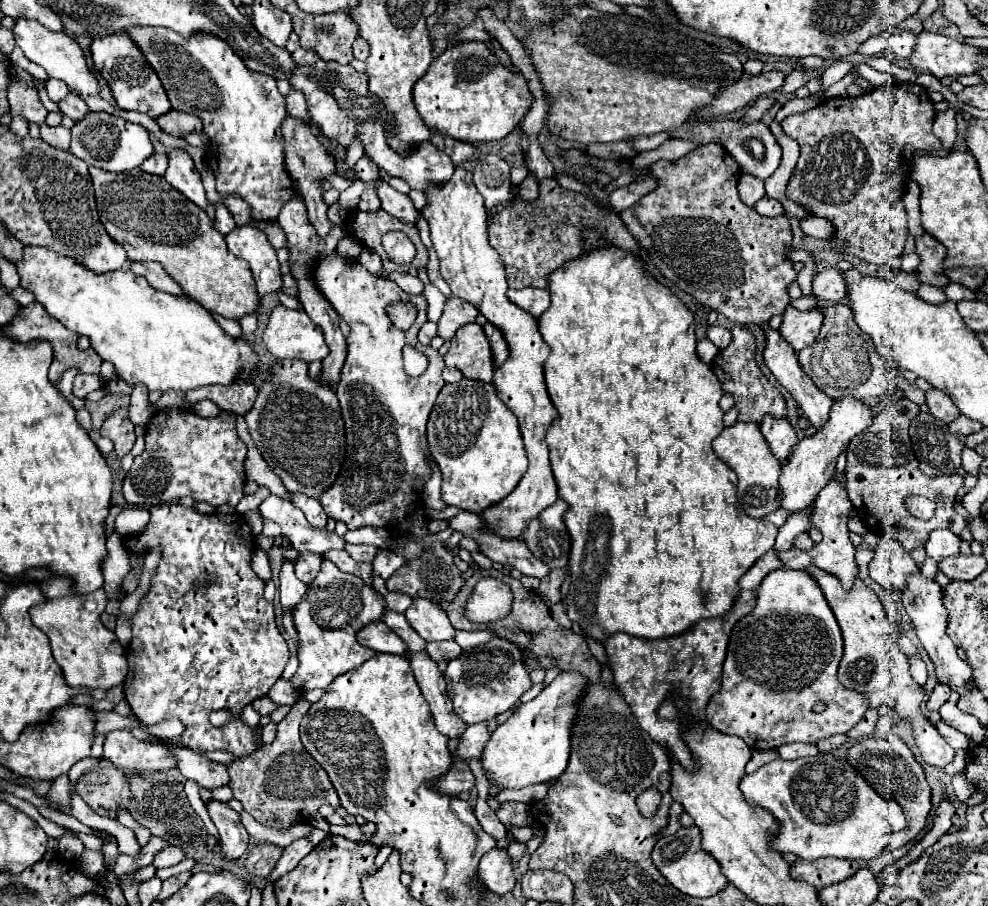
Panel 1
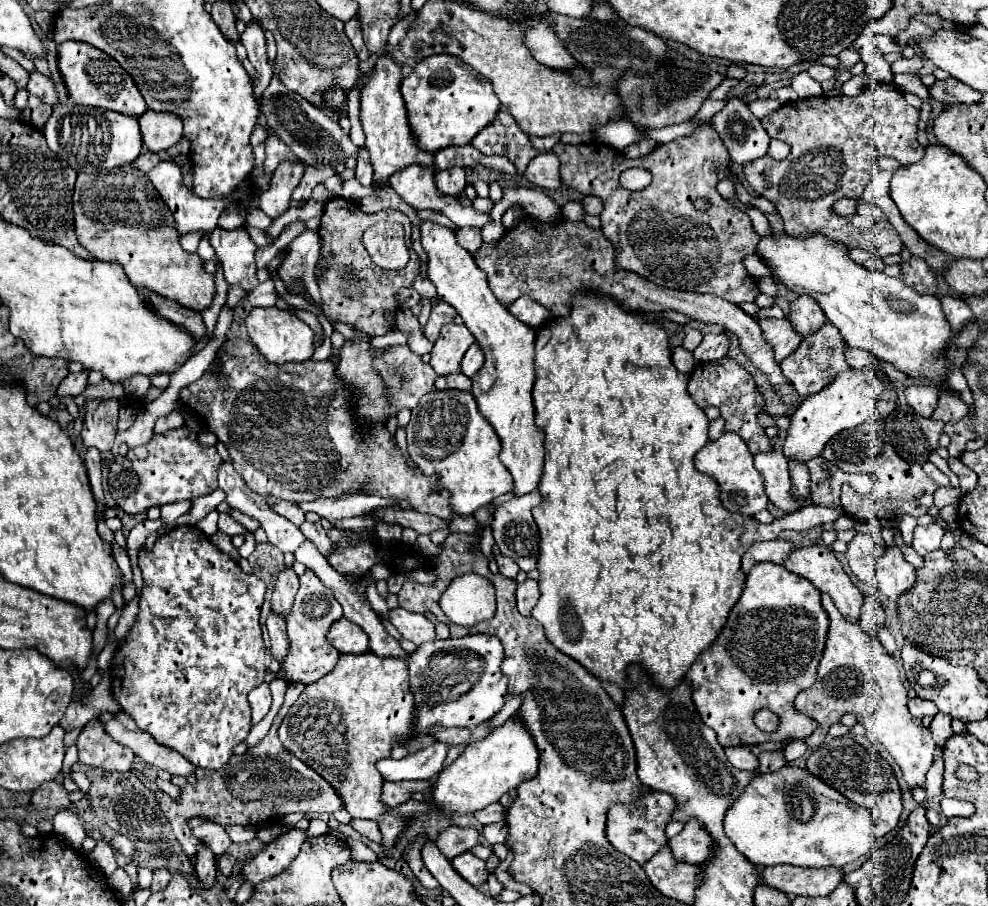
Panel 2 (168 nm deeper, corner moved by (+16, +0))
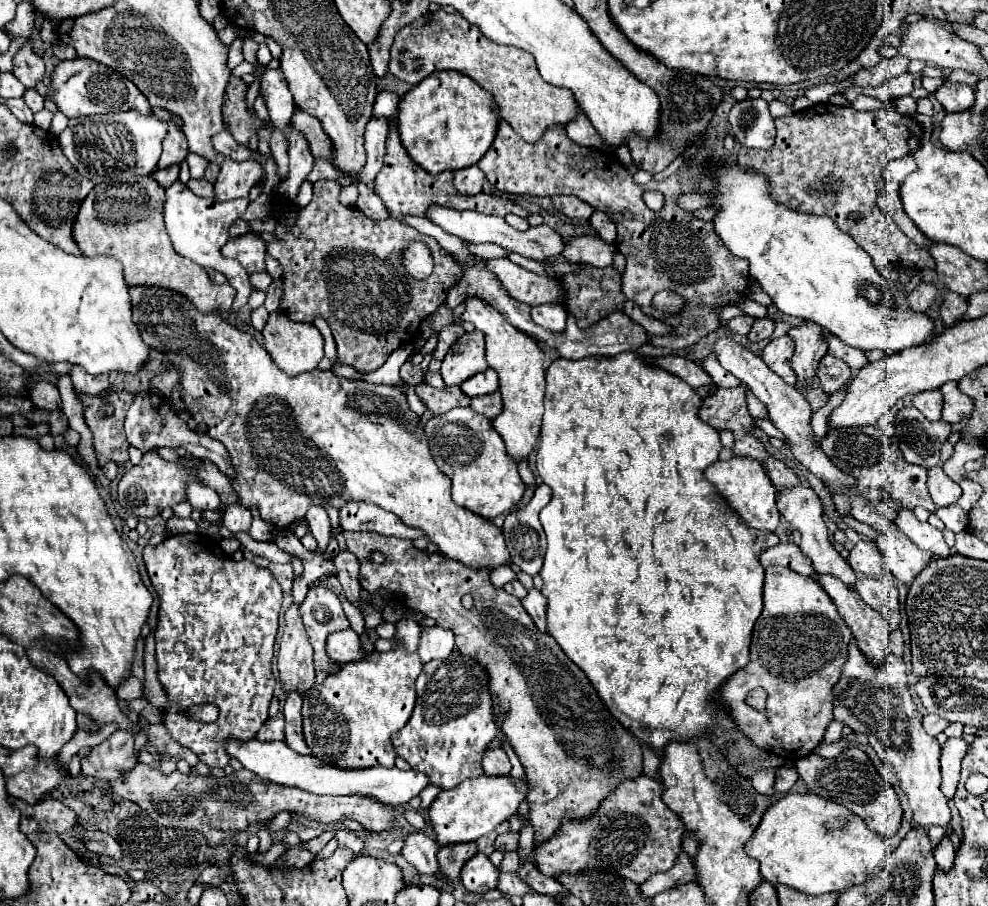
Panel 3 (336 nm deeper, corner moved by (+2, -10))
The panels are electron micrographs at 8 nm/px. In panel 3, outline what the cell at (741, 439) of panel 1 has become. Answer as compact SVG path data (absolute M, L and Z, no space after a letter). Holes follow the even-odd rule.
M734 455L728 461L718 459L704 471L704 475L722 493L722 497L730 503L730 507L734 507L740 513L740 517L750 527L766 529L766 531L776 529L776 525L780 521L780 513L776 509L776 487L770 483L764 467L758 463L758 459L738 457L738 455Z

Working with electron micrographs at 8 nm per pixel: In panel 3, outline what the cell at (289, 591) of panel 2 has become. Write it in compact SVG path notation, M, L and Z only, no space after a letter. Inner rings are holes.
M292 603L284 613L284 635L280 641L278 671L284 683L284 689L298 689L300 693L308 691L314 683L314 663L312 663L312 645L304 631L300 617L300 605Z

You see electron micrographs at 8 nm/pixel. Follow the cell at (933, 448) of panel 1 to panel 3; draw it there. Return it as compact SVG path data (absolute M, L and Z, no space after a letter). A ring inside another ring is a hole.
M904 407L896 413L896 437L908 463L934 467L940 461L940 447L952 433L946 421L928 421L916 407Z

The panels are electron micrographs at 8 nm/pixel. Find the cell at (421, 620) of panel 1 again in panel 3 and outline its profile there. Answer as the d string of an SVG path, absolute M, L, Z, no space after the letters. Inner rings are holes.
M438 625L434 627L422 627L418 655L422 663L430 659L446 659L450 651L454 649L454 633L450 629L442 629Z

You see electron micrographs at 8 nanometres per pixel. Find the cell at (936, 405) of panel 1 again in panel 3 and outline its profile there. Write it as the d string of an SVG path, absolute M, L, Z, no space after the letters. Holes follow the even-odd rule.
M924 391L924 393L918 393L918 395L914 395L914 407L918 411L922 411L922 415L928 421L938 421L940 415L942 415L942 407L944 407L942 393L940 391Z

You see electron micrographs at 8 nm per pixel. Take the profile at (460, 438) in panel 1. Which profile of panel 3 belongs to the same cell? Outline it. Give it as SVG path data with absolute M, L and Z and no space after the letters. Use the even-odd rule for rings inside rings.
M454 407L444 415L434 415L424 431L434 463L452 479L452 499L458 505L468 507L484 519L494 519L496 515L510 511L522 499L526 485L508 457L502 437L486 415L480 415L470 407Z

